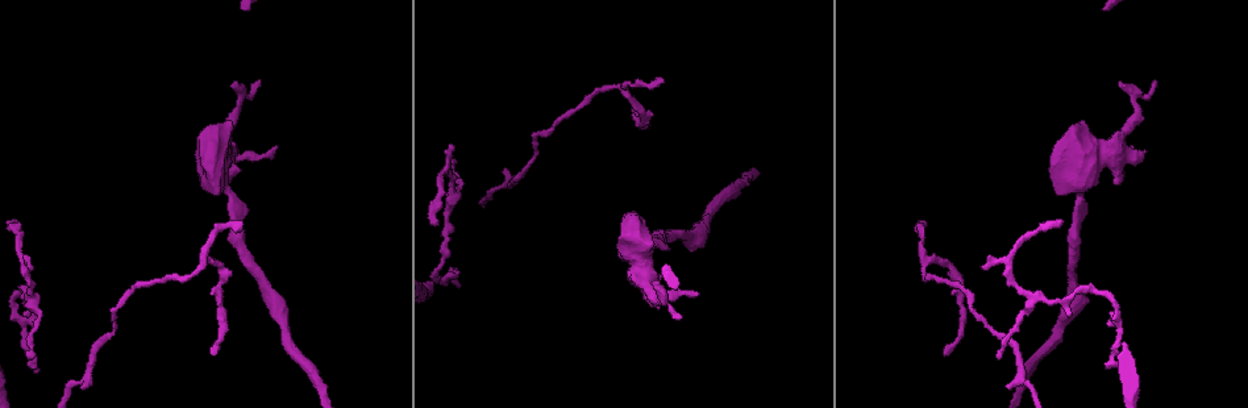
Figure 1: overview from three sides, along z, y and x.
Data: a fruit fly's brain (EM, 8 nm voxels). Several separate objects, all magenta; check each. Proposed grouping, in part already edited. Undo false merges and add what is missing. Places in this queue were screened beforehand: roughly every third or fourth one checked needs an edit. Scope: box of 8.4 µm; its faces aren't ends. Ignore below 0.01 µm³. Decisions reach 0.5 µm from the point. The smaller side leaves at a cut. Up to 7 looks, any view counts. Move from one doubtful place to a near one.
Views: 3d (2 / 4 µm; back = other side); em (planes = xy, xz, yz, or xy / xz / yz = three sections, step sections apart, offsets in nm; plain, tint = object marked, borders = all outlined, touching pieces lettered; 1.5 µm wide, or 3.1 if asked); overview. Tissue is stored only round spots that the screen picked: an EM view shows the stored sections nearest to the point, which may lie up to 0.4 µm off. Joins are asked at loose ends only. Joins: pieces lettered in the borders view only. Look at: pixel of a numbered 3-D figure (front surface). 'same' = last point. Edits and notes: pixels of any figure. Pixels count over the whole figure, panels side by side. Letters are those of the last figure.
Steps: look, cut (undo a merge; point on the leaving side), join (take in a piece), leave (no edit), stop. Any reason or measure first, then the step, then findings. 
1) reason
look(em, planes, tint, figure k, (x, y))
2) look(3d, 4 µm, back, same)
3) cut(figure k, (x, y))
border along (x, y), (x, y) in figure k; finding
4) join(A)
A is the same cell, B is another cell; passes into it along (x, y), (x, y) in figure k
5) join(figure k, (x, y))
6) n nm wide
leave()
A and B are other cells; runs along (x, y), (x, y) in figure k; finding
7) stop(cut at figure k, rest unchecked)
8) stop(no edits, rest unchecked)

free end
look(3d, 2 µm, figure 1, (997, 357))

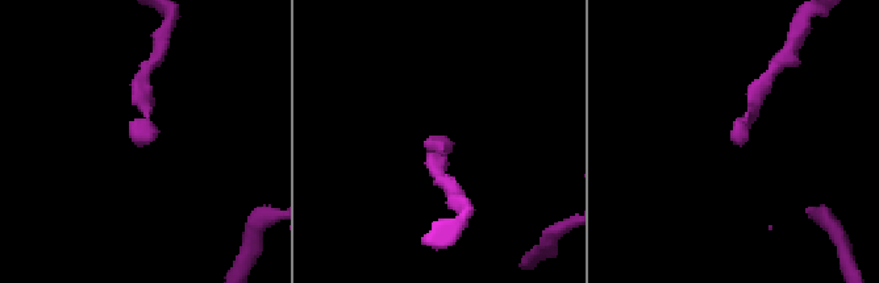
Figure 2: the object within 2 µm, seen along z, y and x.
look(em, xz, step 8, borders, figure 2, (147, 143))

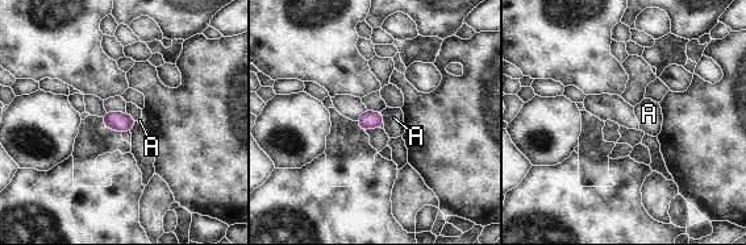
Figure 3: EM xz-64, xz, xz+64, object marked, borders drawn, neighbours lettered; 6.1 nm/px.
cut it another way
look(em, planes, borders, same)

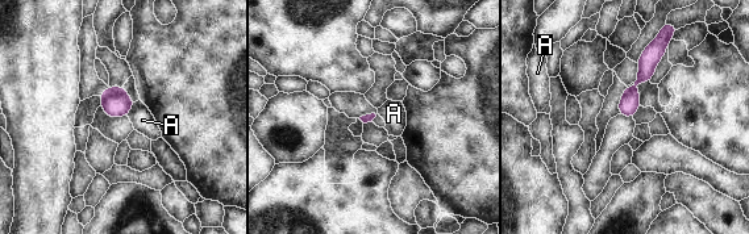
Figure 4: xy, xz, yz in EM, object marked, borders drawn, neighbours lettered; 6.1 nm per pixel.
join(A)
A is the same cell; passes into it along (115, 101), (130, 108), (142, 120) in figure 4; it goes on there

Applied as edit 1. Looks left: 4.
look(em, xy, step 4, tint, figure 1, (458, 287))

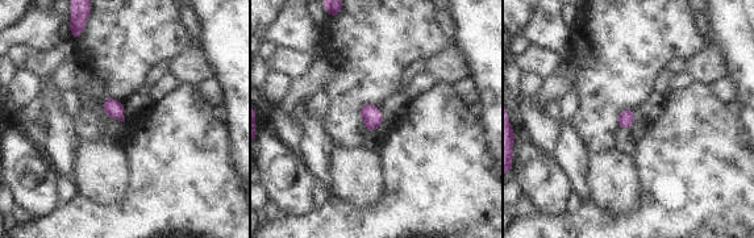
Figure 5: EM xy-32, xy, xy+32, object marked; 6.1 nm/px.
look(em, planes, borders, same)

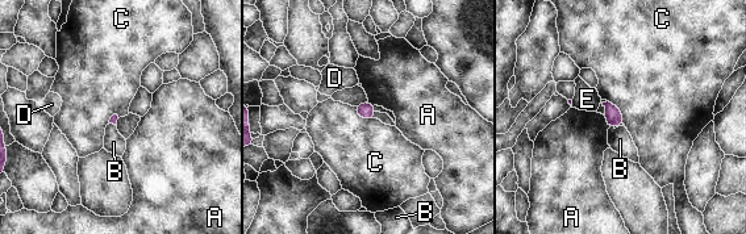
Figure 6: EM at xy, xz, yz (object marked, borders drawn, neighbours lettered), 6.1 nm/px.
C touches over 190 nm
join(B)
B is the same cell, A, C, D and E are other cells; it goes on there

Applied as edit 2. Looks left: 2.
stop(join at figure 4, join at figure 6, rest unchecked)

